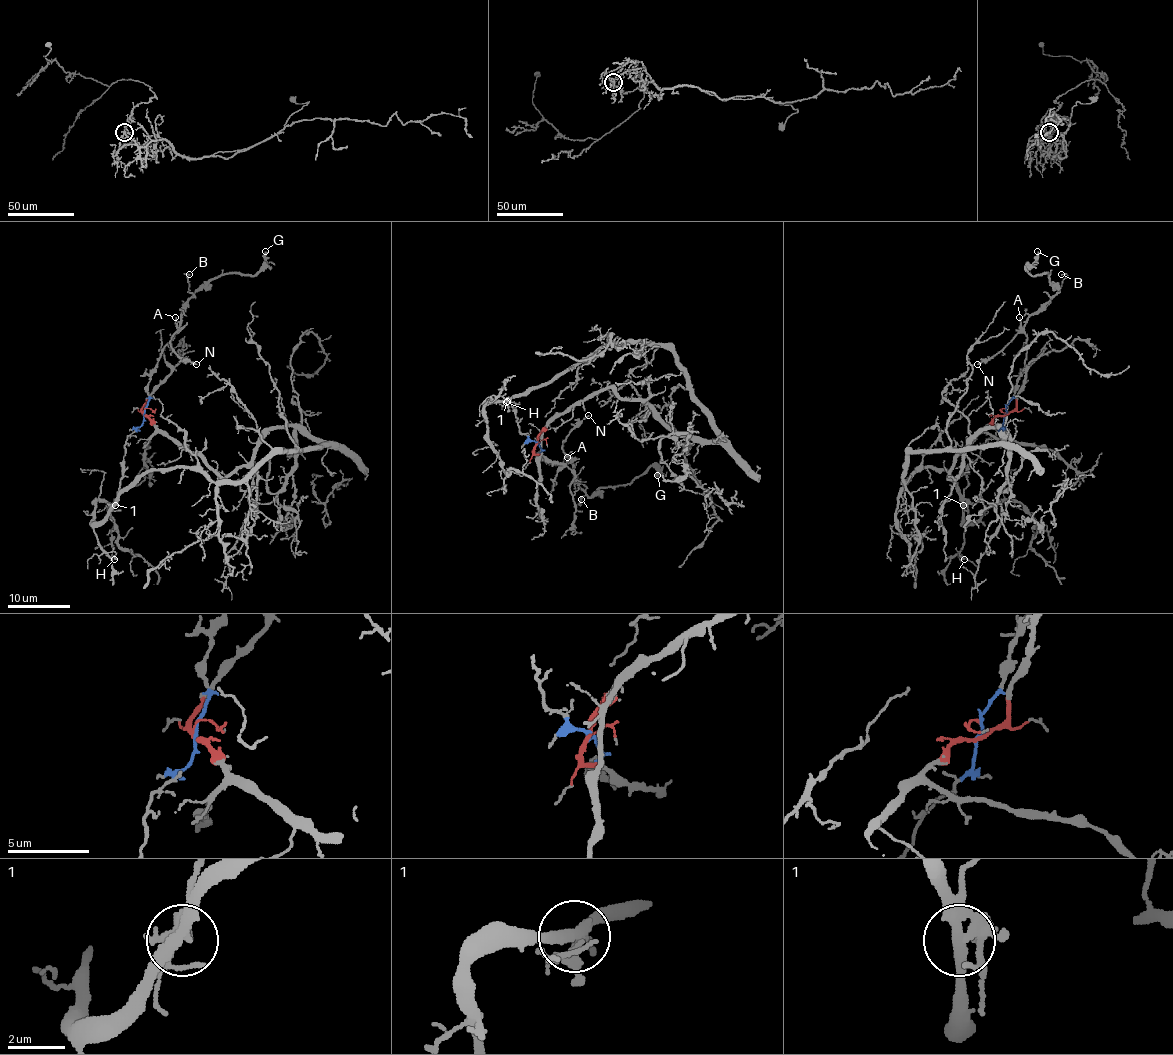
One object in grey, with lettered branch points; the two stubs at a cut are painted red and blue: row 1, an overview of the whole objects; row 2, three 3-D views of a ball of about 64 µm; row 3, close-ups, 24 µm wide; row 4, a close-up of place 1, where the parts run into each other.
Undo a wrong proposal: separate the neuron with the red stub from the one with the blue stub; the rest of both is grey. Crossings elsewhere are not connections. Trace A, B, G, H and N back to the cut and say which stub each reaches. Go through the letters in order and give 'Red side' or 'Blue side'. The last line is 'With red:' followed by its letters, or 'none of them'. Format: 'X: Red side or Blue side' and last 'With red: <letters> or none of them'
A: Blue side
B: Blue side
G: Blue side
H: Red side
N: Blue side
With red: H

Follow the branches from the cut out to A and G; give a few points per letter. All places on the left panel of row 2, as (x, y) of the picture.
A: (144, 414), (148, 378), (161, 351), (176, 332), (175, 317)
G: (144, 414), (148, 378), (172, 339), (181, 307), (209, 281), (234, 273), (253, 276), (266, 251)

